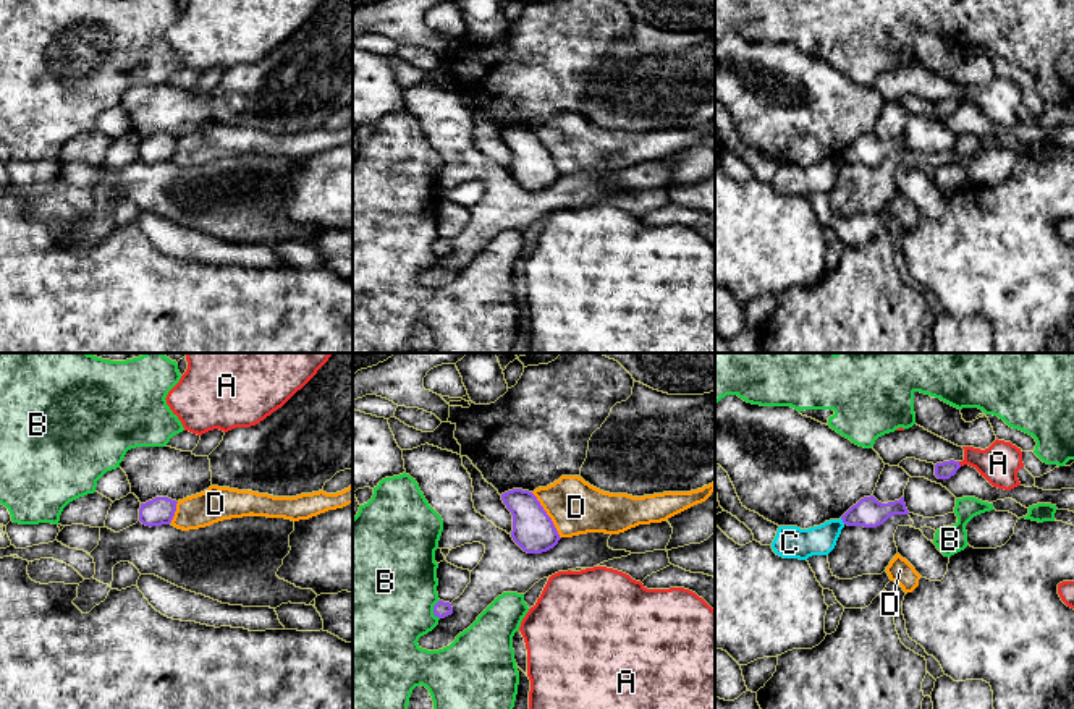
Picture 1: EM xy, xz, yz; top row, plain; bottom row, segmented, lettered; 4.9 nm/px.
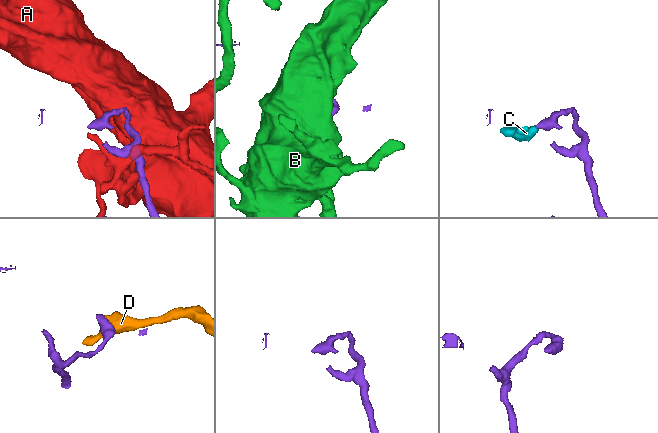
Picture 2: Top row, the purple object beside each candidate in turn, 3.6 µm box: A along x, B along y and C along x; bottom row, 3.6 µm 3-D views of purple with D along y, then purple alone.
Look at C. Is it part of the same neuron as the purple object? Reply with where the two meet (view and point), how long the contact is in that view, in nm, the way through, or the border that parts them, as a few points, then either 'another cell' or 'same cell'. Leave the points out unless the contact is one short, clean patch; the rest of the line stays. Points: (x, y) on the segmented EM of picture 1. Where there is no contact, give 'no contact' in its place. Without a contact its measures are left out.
contact yz (843, 522); length 40 nm; border yz (840, 518), (845, 523); another cell

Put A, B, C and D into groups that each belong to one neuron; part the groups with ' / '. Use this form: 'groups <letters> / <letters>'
groups A / B / C D

